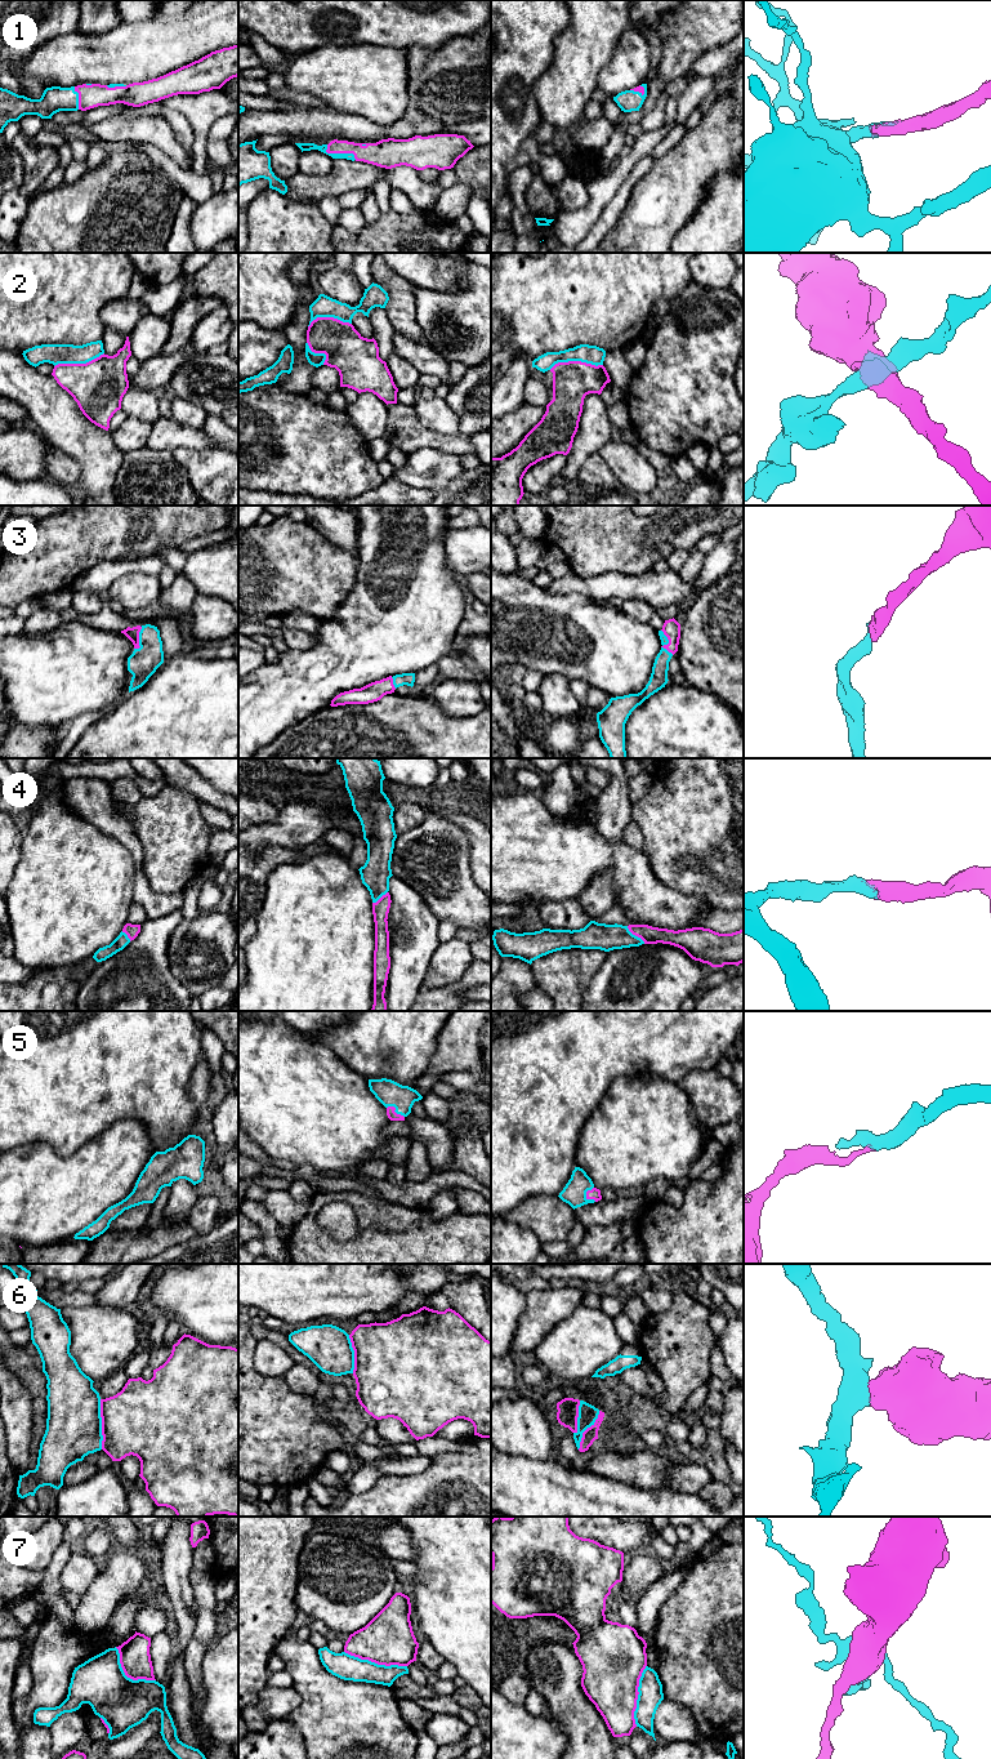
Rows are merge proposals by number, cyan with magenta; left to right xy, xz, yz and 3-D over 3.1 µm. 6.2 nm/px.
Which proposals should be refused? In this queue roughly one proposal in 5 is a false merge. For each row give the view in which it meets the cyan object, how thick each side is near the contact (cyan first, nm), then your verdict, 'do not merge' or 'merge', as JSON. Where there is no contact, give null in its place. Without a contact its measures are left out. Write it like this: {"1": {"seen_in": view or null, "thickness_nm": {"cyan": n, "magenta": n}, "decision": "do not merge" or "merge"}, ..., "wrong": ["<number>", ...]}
{"1": {"seen_in": "xz", "thickness_nm": {"cyan": 50, "magenta": 150}, "decision": "merge"}, "2": {"seen_in": "yz", "thickness_nm": {"cyan": 120, "magenta": 240}, "decision": "do not merge"}, "3": {"seen_in": "xy", "thickness_nm": {"cyan": 180, "magenta": 80}, "decision": "merge"}, "4": {"seen_in": "yz", "thickness_nm": {"cyan": 170, "magenta": 110}, "decision": "merge"}, "5": {"seen_in": "yz", "thickness_nm": {"cyan": 150, "magenta": 70}, "decision": "merge"}, "6": {"seen_in": "xy", "thickness_nm": {"cyan": 360, "magenta": 440}, "decision": "merge"}, "7": {"seen_in": "xz", "thickness_nm": {"cyan": 160, "magenta": 320}, "decision": "do not merge"}, "wrong": ["2", "7"]}

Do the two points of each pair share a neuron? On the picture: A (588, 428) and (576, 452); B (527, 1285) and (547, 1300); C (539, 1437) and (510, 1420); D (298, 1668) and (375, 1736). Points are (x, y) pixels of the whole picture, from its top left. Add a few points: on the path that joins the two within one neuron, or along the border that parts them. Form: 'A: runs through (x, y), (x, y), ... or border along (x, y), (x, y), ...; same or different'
A: runs through (588, 433), (588, 440), (581, 446); same
B: border along (552, 1287), (532, 1290), (526, 1295); different
C: runs through (532, 1437), (517, 1426); same
D: runs through (317, 1687), (356, 1726); same

